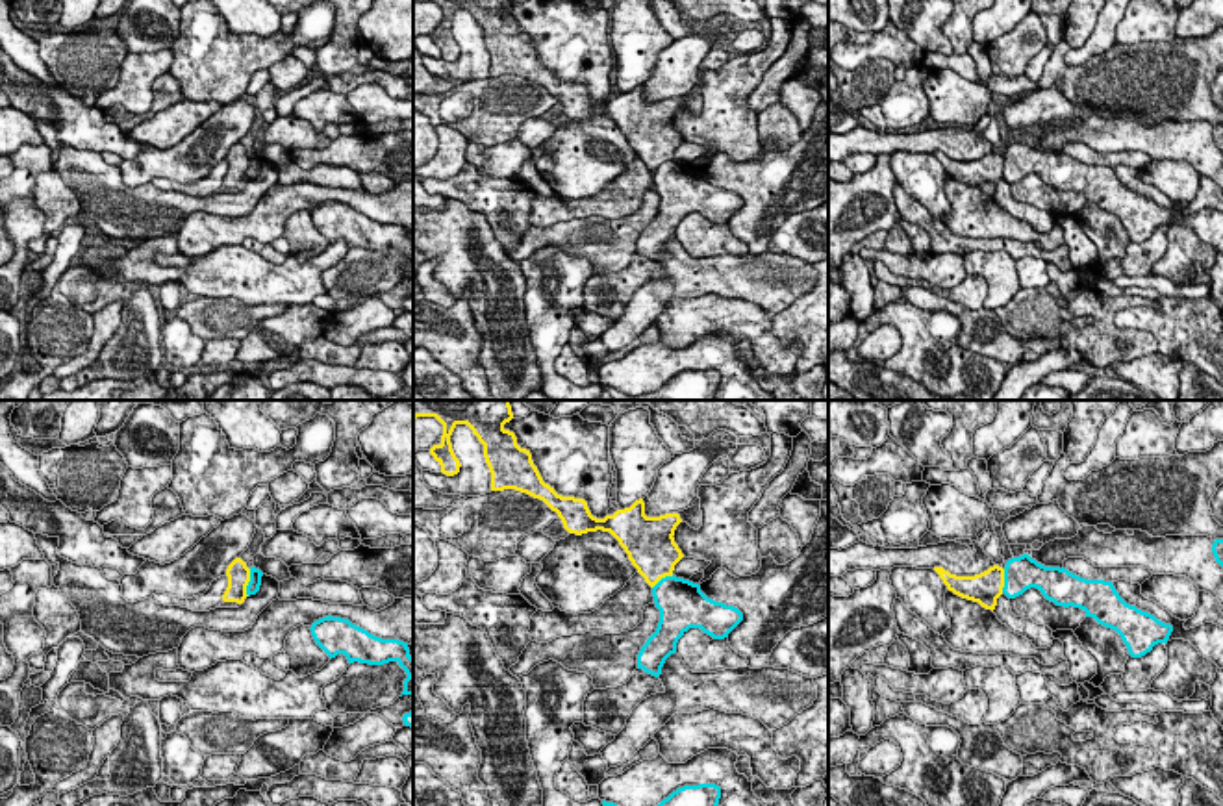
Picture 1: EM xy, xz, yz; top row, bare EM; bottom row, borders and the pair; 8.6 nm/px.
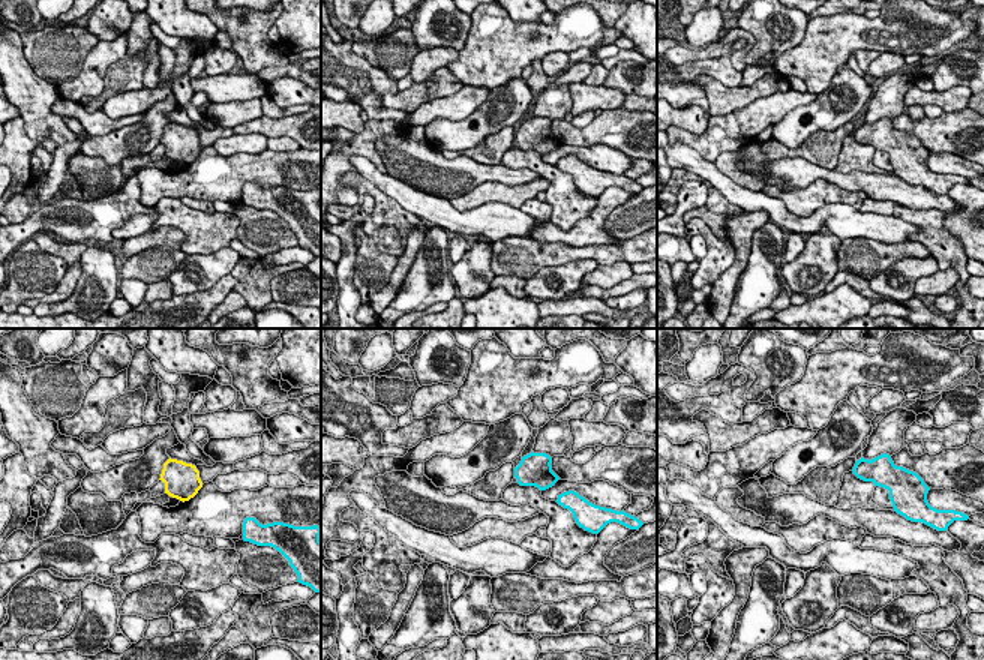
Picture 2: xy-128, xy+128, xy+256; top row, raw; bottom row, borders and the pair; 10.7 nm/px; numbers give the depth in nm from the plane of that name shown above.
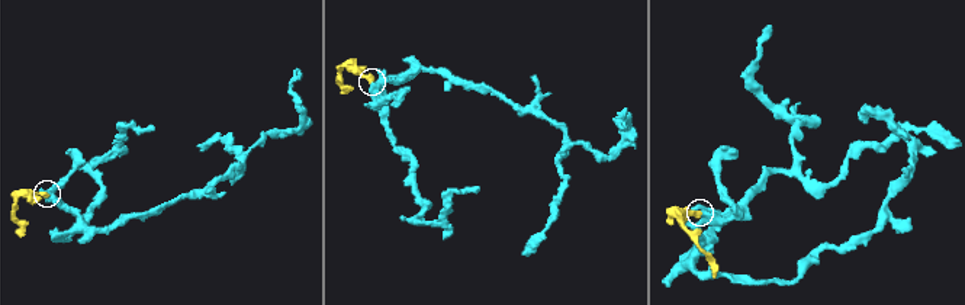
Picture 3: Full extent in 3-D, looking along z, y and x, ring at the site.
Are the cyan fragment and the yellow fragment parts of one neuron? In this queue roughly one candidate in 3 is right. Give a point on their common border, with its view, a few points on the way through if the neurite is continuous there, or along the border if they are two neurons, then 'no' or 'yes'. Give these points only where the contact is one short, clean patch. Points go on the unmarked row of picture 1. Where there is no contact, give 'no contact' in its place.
contact xy (249, 167); border xy (251, 154), (247, 180); no

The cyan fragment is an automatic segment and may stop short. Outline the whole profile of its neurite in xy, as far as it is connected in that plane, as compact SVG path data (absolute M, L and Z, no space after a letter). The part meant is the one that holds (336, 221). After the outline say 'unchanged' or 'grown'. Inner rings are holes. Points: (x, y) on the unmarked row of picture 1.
M322 202L311 209L315 228L332 243L345 239L348 248L384 250L397 246L408 259L402 280L413 280L413 243L408 228L382 224L341 202Z; unchanged

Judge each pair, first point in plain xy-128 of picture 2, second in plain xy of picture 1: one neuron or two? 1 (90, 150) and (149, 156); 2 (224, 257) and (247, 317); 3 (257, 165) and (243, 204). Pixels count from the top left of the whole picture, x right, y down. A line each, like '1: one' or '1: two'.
1: one
2: two
3: two

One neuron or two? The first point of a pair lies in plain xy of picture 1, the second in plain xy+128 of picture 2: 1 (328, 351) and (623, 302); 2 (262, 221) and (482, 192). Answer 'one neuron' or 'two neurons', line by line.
1: two neurons
2: one neuron

